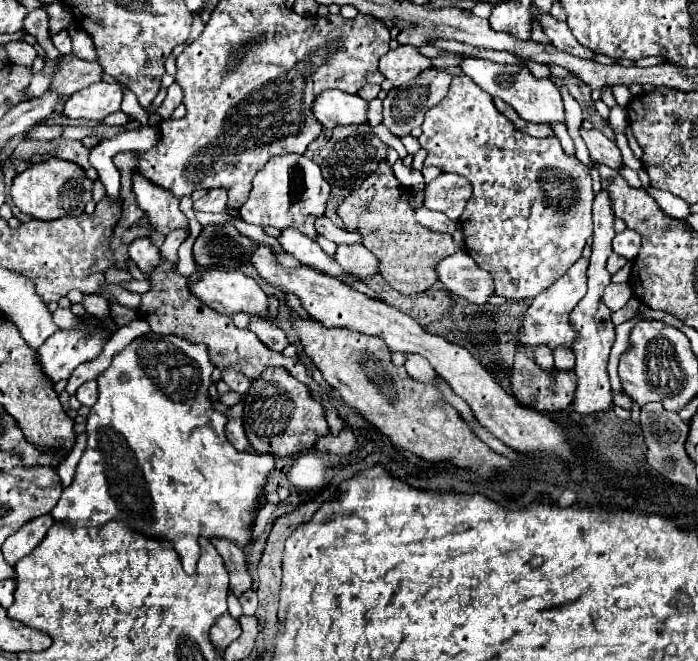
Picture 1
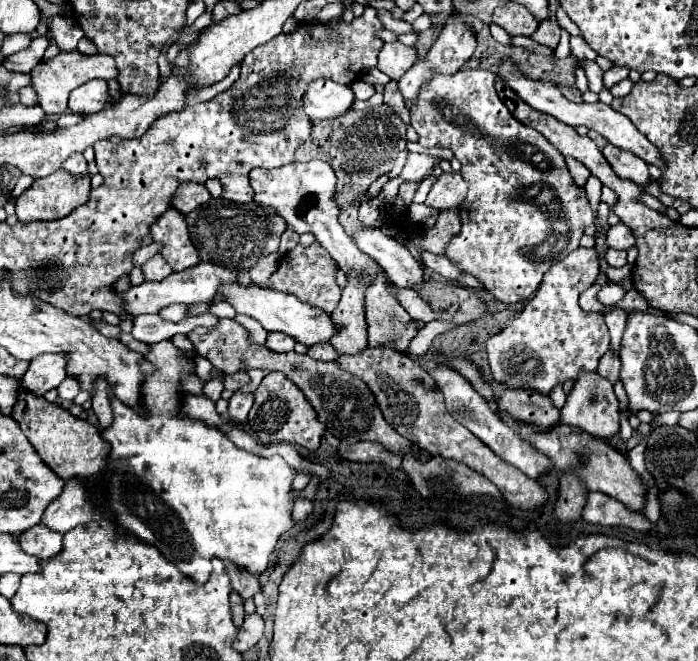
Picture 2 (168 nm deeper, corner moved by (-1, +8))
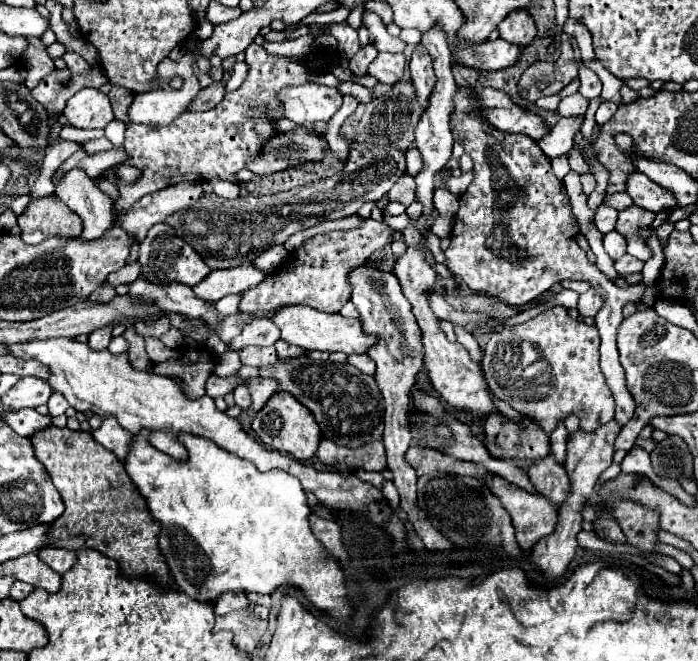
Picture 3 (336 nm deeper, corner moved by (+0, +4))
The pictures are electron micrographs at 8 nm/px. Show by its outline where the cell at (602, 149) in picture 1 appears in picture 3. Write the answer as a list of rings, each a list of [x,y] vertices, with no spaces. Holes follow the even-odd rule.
[[[633,173],[627,181],[627,193],[633,197],[635,205],[641,209],[647,209],[651,213],[659,213],[663,209],[673,209],[677,205],[675,195],[655,181],[651,181],[643,173]]]

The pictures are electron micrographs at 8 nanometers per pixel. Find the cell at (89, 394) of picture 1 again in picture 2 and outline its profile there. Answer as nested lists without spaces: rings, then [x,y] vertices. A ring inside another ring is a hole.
[[[98,377],[92,387],[92,409],[100,421],[100,427],[102,429],[108,427],[112,421],[112,411],[110,411],[110,403],[108,403],[108,383],[102,377]]]

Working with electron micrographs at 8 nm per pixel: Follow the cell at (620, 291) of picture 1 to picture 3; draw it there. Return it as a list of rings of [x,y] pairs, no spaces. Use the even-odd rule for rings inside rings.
[[[589,289],[587,293],[583,293],[579,297],[579,303],[577,303],[577,311],[581,317],[595,317],[597,311],[601,309],[603,305],[603,299],[601,295],[595,291],[595,289]]]

